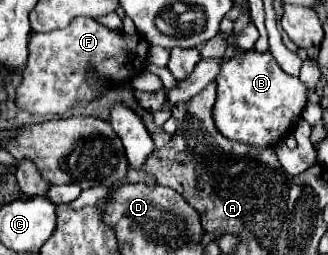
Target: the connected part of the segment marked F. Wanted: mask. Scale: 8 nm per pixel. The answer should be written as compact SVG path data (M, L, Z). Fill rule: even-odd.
M77 17L69 27L51 33L33 33L29 61L17 89L17 105L29 113L63 115L75 103L85 103L99 95L85 81L87 67L95 67L107 81L127 81L143 71L147 51L149 45L141 35L125 37L123 31L111 31L91 17Z

